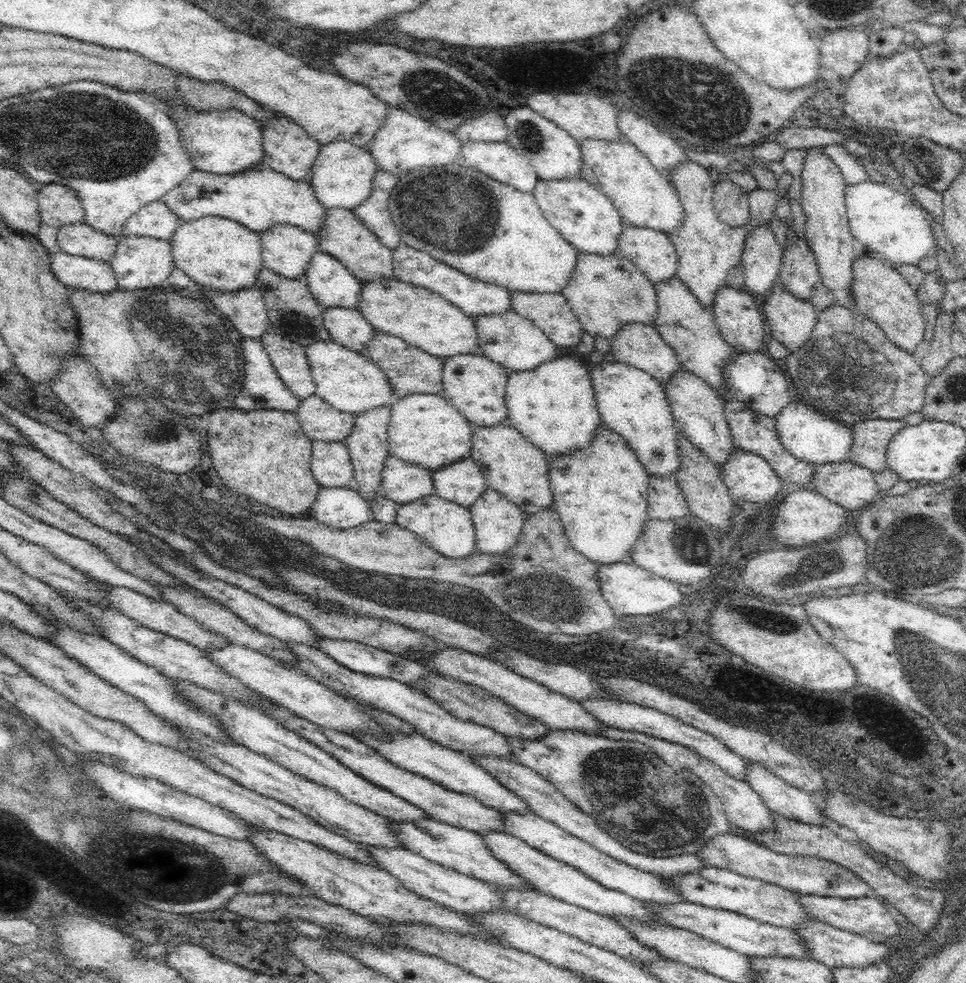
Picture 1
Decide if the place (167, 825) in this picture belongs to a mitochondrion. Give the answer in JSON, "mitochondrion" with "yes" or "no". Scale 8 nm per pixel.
{"mitochondrion":"no"}

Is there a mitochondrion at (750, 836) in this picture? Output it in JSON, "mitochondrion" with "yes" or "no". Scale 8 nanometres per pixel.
{"mitochondrion":"no"}

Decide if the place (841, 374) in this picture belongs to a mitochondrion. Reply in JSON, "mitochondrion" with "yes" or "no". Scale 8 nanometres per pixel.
{"mitochondrion":"yes"}

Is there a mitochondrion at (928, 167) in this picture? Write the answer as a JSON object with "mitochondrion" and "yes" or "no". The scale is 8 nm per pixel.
{"mitochondrion":"yes"}

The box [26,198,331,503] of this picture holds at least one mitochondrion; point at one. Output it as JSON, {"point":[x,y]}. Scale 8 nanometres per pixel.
{"point":[193,342]}

